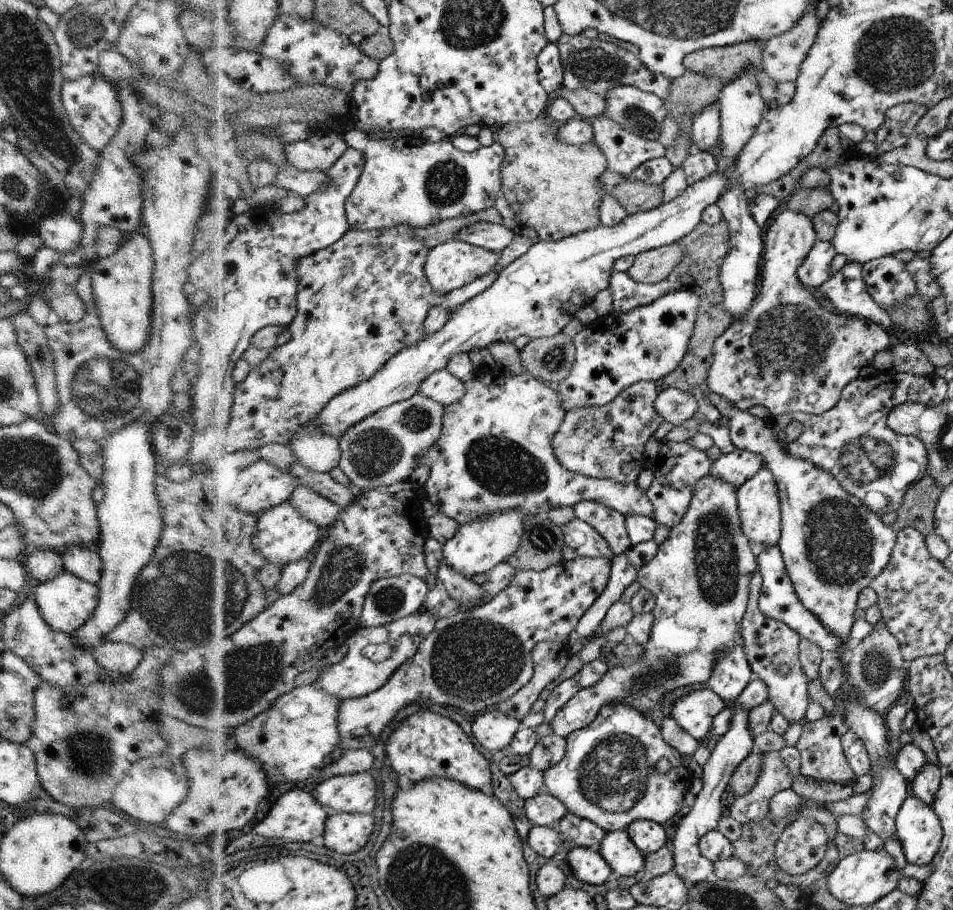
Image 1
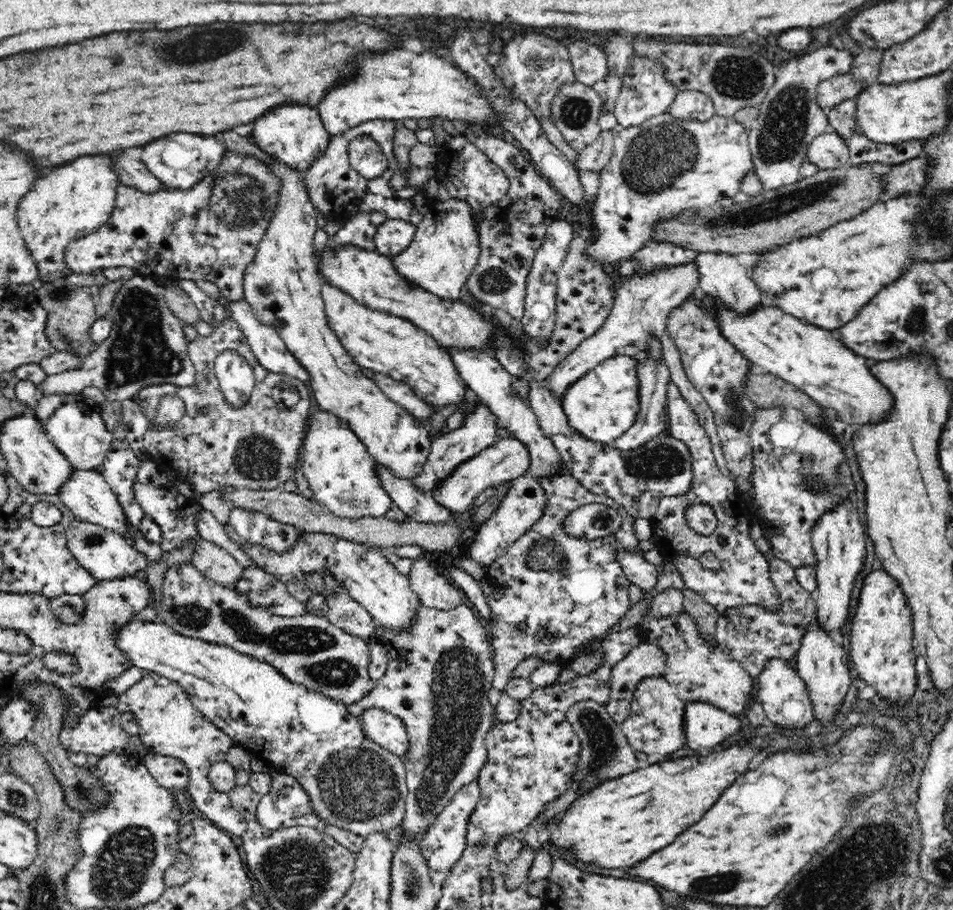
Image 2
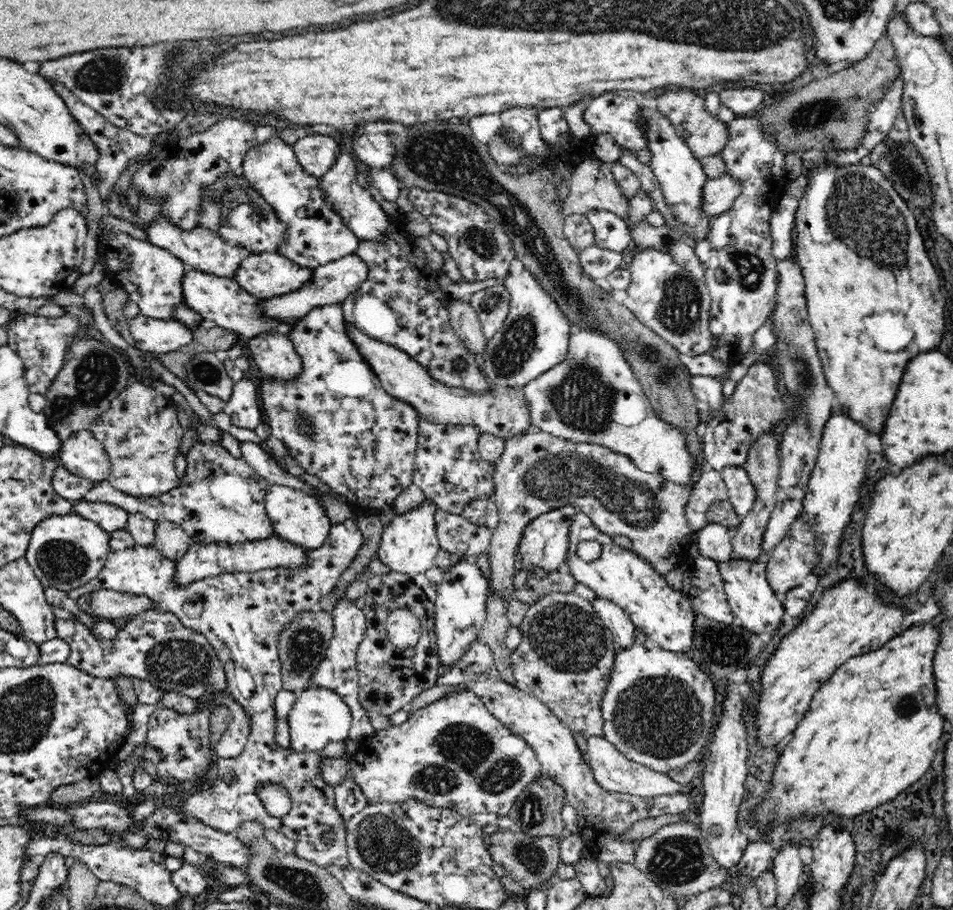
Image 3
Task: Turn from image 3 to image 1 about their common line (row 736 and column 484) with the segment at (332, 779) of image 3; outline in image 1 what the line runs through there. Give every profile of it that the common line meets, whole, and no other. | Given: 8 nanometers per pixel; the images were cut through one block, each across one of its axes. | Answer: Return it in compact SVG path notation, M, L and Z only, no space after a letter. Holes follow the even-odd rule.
M496 365L489 369L474 370L471 377L468 377L463 381L463 385L465 386L465 393L462 395L461 400L458 400L458 402L448 405L445 408L445 417L443 420L444 428L441 439L438 439L438 442L435 442L434 446L432 446L432 448L419 460L420 467L427 464L433 468L430 480L428 484L426 484L425 492L431 502L438 506L440 512L451 516L462 526L467 523L473 523L474 521L484 521L495 513L501 513L502 511L511 509L519 510L523 515L531 517L540 513L547 514L549 510L552 510L555 507L573 507L582 501L597 501L604 506L617 510L621 515L642 515L651 518L654 507L646 494L646 490L642 490L639 487L639 482L634 481L628 484L622 484L610 479L595 479L581 474L574 474L573 472L566 470L565 467L558 462L556 451L553 449L553 438L556 436L562 421L565 420L566 410L561 405L561 398L555 387L543 383L540 379L534 378L528 372L517 375L507 375Z

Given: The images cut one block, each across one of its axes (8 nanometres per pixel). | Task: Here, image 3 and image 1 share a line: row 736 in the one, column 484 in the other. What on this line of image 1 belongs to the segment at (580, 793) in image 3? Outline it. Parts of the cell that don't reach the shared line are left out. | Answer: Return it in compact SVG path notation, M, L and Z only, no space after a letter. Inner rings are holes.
M507 510L495 513L484 521L474 521L462 525L459 533L443 547L445 563L468 580L476 574L488 574L498 564L506 562L509 556L517 552L527 515L519 510Z

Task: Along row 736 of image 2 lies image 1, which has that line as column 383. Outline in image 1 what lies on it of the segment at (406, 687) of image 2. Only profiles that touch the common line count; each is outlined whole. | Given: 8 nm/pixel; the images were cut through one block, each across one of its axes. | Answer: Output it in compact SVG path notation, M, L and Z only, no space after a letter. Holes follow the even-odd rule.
M418 393L410 400L382 409L340 438L343 448L340 468L359 491L412 478L420 468L419 460L441 439L445 408L433 398Z

